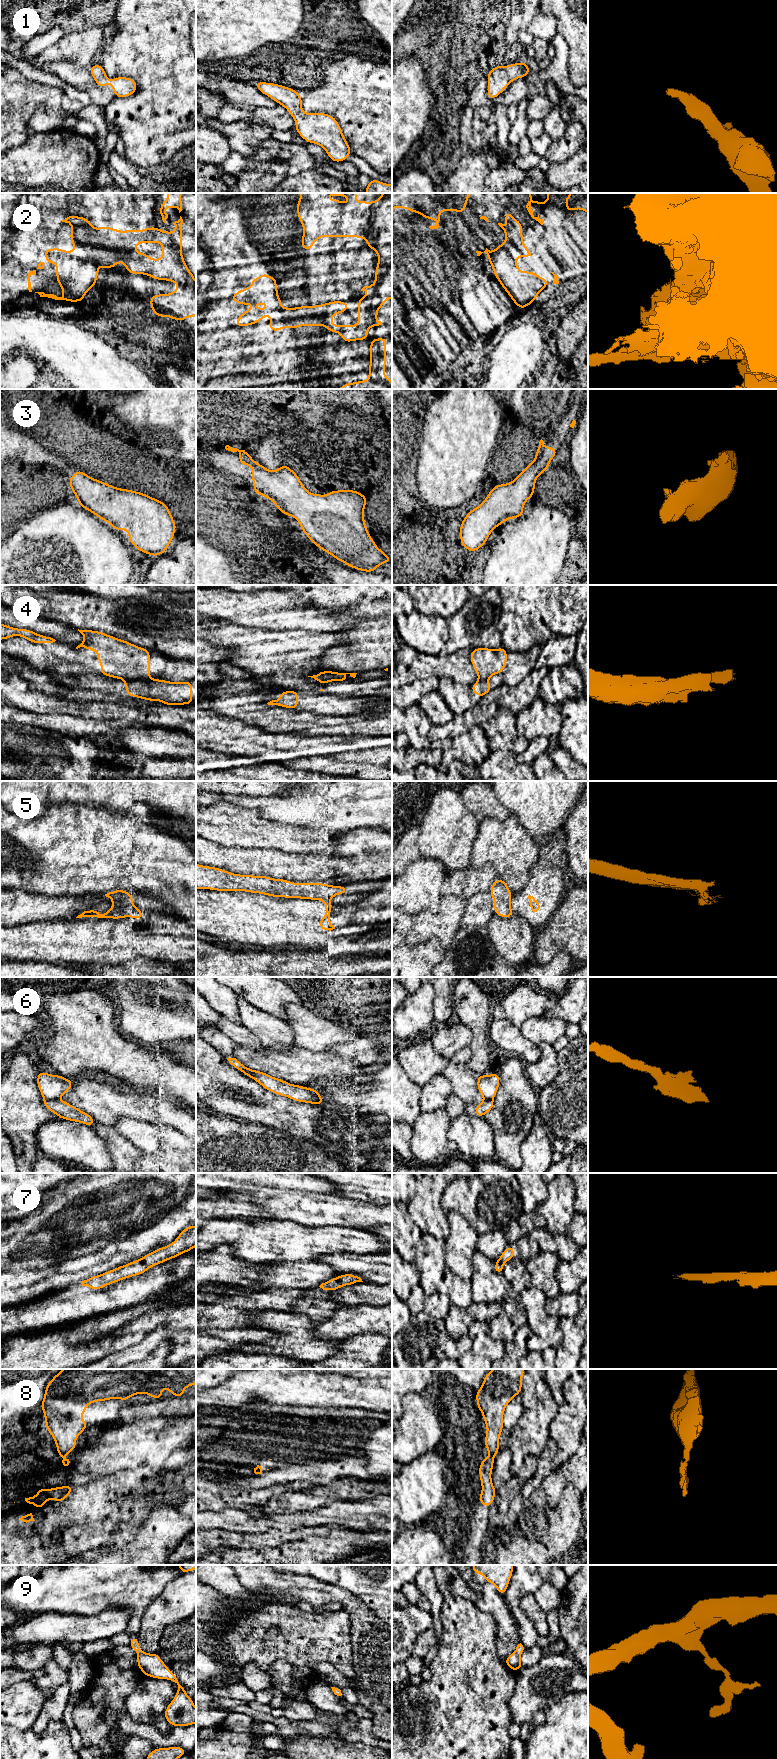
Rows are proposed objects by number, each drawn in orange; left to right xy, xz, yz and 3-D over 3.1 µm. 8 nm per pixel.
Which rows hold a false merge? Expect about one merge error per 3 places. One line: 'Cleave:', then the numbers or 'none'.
Cleave: 2, 4, 5, 6

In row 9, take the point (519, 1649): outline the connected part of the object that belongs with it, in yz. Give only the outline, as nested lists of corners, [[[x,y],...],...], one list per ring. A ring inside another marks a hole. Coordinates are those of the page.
[[[520,1643],[516,1647],[516,1651],[511,1653],[505,1660],[504,1663],[513,1671],[518,1671],[522,1668],[521,1654],[524,1650],[523,1645]]]

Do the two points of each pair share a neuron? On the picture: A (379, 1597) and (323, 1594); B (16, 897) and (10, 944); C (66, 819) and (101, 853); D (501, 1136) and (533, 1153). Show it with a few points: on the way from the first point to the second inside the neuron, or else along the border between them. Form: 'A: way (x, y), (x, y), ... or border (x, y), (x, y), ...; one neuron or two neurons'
A: border (334, 1585), (348, 1590), (373, 1611); two neurons
B: border (35, 921), (10, 926); two neurons
C: way (75, 828), (92, 844); one neuron
D: border (532, 1126), (528, 1136), (521, 1145), (521, 1162); two neurons

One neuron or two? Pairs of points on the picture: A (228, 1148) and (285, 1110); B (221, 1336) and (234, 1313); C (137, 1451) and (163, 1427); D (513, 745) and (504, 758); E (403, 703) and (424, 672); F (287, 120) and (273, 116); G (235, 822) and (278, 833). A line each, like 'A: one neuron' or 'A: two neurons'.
A: two neurons
B: two neurons
C: one neuron
D: two neurons
E: two neurons
F: one neuron
G: one neuron

